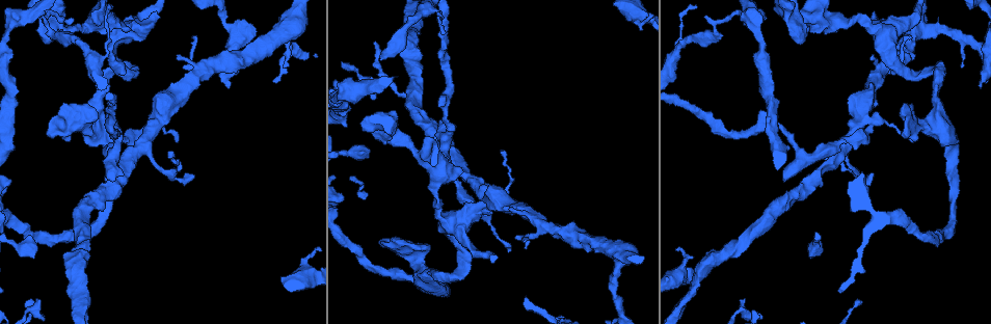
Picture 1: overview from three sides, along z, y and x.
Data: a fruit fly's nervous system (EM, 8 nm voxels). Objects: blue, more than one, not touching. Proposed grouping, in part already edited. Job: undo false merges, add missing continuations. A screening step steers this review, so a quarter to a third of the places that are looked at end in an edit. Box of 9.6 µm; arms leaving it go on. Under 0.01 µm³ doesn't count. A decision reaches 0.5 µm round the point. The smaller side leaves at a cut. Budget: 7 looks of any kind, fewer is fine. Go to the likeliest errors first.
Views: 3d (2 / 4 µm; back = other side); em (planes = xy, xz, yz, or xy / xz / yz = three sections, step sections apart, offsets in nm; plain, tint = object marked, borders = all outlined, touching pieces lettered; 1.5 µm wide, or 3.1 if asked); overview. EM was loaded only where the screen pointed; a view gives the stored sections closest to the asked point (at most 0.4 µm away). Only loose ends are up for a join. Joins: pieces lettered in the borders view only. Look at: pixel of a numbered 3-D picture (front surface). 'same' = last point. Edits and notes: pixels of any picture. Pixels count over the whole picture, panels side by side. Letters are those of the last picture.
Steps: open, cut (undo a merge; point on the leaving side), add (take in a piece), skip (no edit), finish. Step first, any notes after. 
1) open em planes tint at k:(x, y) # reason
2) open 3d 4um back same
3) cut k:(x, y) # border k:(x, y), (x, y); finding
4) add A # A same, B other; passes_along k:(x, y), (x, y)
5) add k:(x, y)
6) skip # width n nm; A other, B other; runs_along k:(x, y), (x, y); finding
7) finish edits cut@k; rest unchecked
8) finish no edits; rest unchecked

open 3d 4um at 1:(125, 24) # an open end

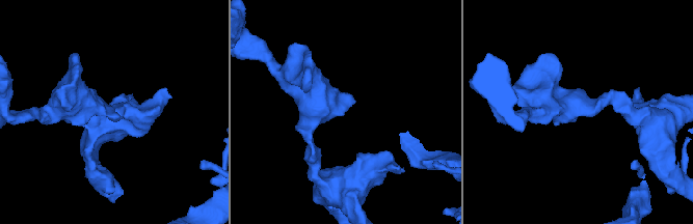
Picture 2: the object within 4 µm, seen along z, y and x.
open em planes borders at 2:(111, 110) # shape alone is not enough

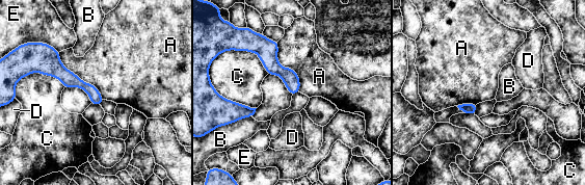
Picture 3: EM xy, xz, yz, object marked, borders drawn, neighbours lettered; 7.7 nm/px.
skip # longest_contact A 440 nm; A other, B other, C other, D other, E other; runs_along 3:(35, 69), (56, 69), (99, 102); no lettered piece goes on from it

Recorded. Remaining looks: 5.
open em xz step 8 borders at 1:(878, 122) # thick turns thin

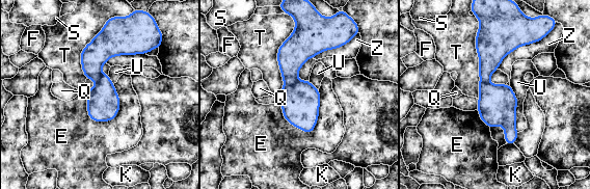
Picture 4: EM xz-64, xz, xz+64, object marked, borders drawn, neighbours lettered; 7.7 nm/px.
cut 4:(300, 102) # E other, F other, K other, Q other, S other, T other, U other, Z other; two neurons meet here

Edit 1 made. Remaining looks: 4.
open overview # see it whole again

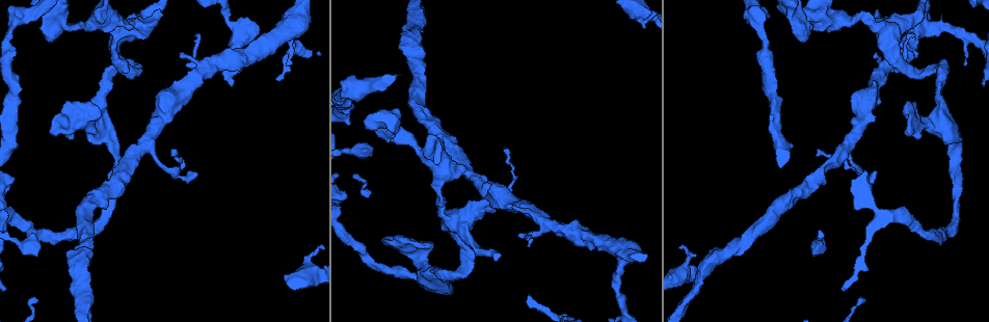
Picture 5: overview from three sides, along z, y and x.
open 3d 2um at 5:(911, 129) # sudden change in width

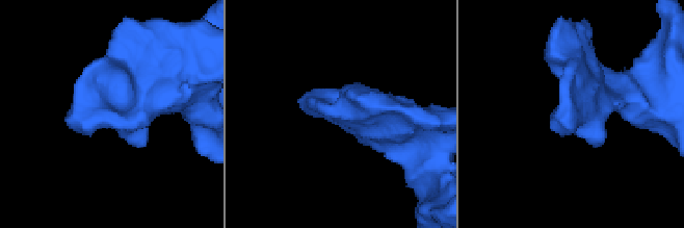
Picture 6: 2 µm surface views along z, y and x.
open em xz step 4 borders at 6:(574, 115) # need the tissue

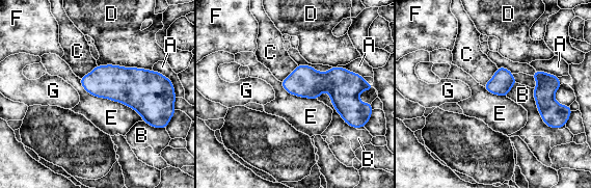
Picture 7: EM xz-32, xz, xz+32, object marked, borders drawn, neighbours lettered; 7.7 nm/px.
skip # width 100 nm; A other, B other, C other, D other, E other, F other, G other; runs_along 7:(284, 83), (326, 83), (364, 123); continuous, no second neuron

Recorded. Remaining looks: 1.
finish edits cut@4; rest unchecked

